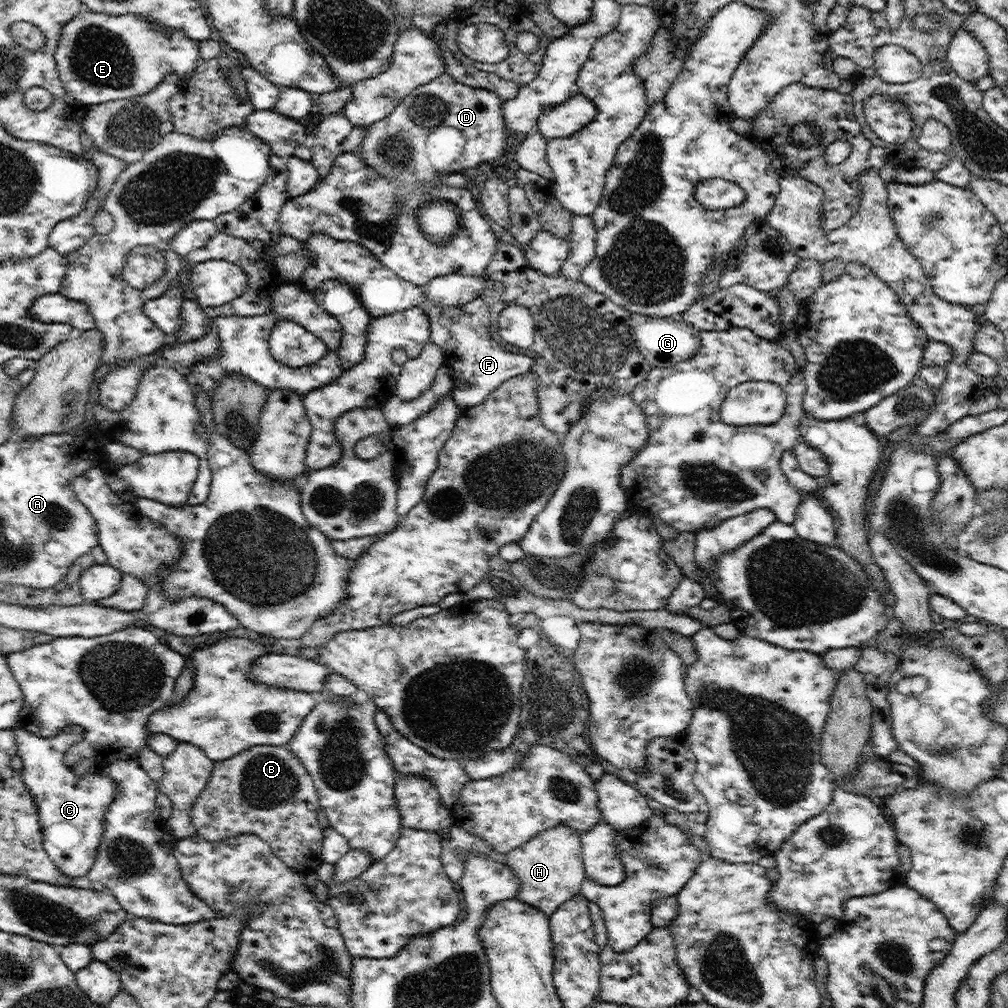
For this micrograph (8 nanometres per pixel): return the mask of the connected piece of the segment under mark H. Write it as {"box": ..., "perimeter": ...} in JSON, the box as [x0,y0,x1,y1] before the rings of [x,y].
{"box":[503,826,586,918],"perimeter":[[[555,826],[508,852],[503,863],[511,866],[519,878],[519,889],[515,897],[542,910],[549,918],[561,904],[580,893],[581,884],[586,879],[580,839],[579,832],[571,826]]]}

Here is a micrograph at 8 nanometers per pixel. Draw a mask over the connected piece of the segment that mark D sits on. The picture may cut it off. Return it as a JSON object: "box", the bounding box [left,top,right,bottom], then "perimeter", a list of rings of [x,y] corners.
{"box":[360,72,507,190],"perimeter":[[[444,72],[438,78],[428,82],[428,84],[417,86],[386,118],[378,122],[373,122],[371,125],[365,127],[365,135],[363,136],[360,148],[361,157],[363,161],[376,172],[387,176],[387,178],[391,178],[391,180],[395,180],[395,186],[400,188],[400,190],[402,186],[415,188],[415,186],[419,186],[419,184],[423,184],[423,186],[438,186],[441,182],[437,177],[439,174],[468,173],[473,168],[478,170],[478,166],[482,162],[488,165],[493,159],[501,156],[503,150],[506,149],[507,138],[507,128],[505,127],[503,117],[503,105],[504,101],[502,101],[495,92],[458,82],[455,78],[452,78]]]}

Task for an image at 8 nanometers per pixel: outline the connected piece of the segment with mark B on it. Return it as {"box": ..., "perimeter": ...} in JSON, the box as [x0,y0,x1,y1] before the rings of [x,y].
{"box":[191,745,324,875],"perimeter":[[[260,745],[251,746],[226,760],[215,761],[206,788],[193,802],[191,818],[197,834],[208,842],[224,842],[243,834],[256,835],[272,848],[285,865],[307,875],[316,872],[323,863],[321,841],[324,830],[317,820],[320,809],[312,778],[288,746]]]}

